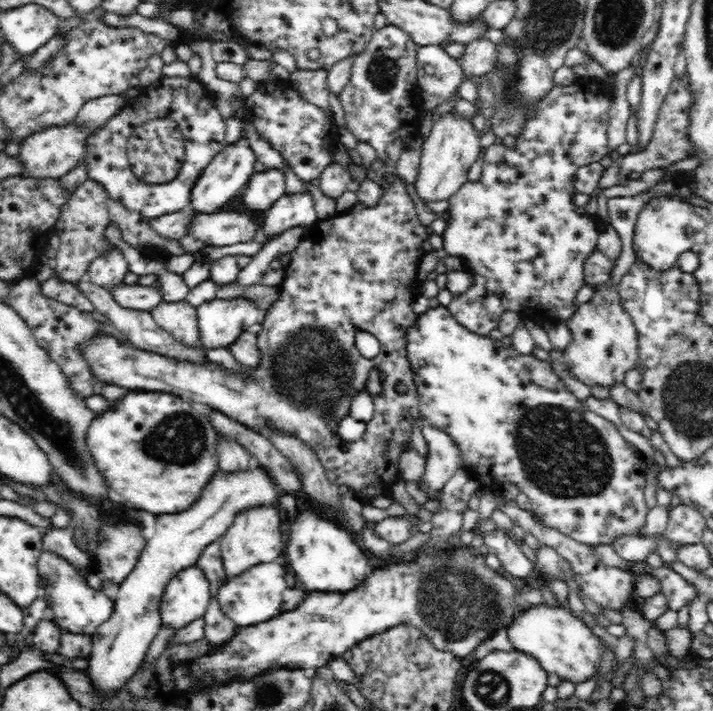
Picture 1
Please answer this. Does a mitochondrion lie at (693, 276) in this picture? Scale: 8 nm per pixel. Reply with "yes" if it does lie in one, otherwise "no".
no

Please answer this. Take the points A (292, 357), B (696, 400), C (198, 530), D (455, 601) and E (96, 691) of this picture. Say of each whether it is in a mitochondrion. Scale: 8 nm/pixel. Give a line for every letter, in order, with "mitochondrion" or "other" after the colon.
A: mitochondrion
B: mitochondrion
C: other
D: mitochondrion
E: other

